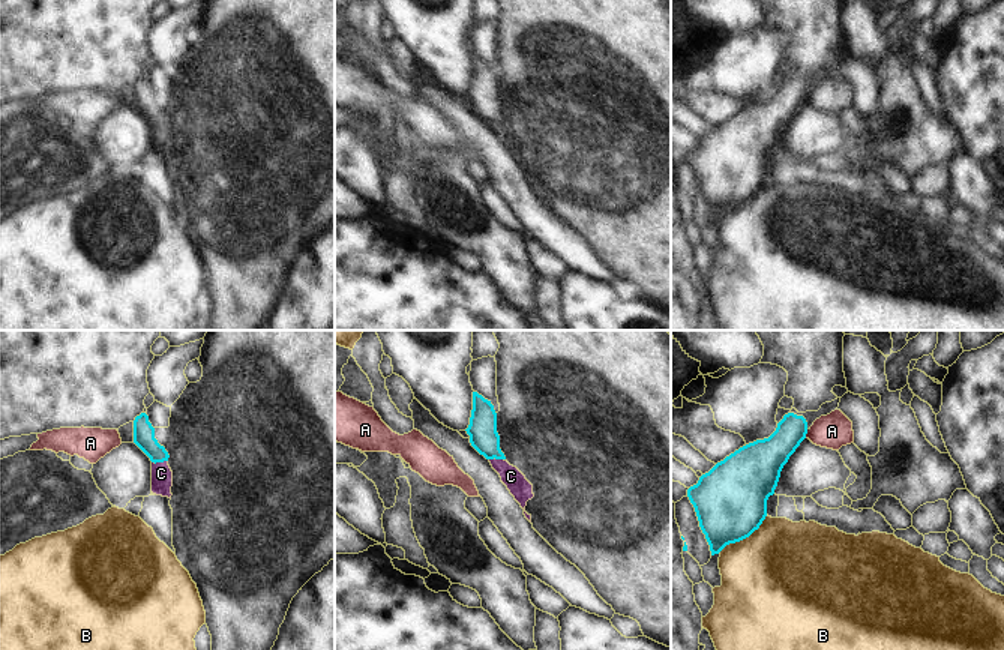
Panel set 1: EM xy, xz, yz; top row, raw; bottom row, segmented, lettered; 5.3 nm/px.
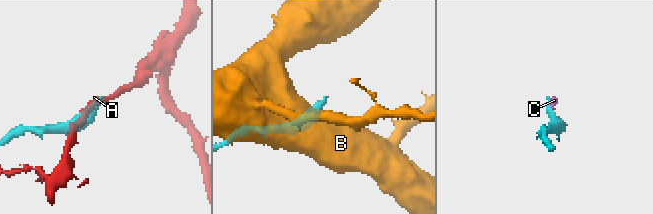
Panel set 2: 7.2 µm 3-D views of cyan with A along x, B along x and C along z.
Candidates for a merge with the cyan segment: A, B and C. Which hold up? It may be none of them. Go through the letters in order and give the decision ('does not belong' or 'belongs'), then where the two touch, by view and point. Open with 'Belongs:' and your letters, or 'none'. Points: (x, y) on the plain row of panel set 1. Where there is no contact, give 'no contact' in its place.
Belongs: none
A: does not belong; meets cyan in yz at (806, 96)
B: does not belong; meets cyan in yz at (743, 201)
C: does not belong; meets cyan in xy at (159, 125)

